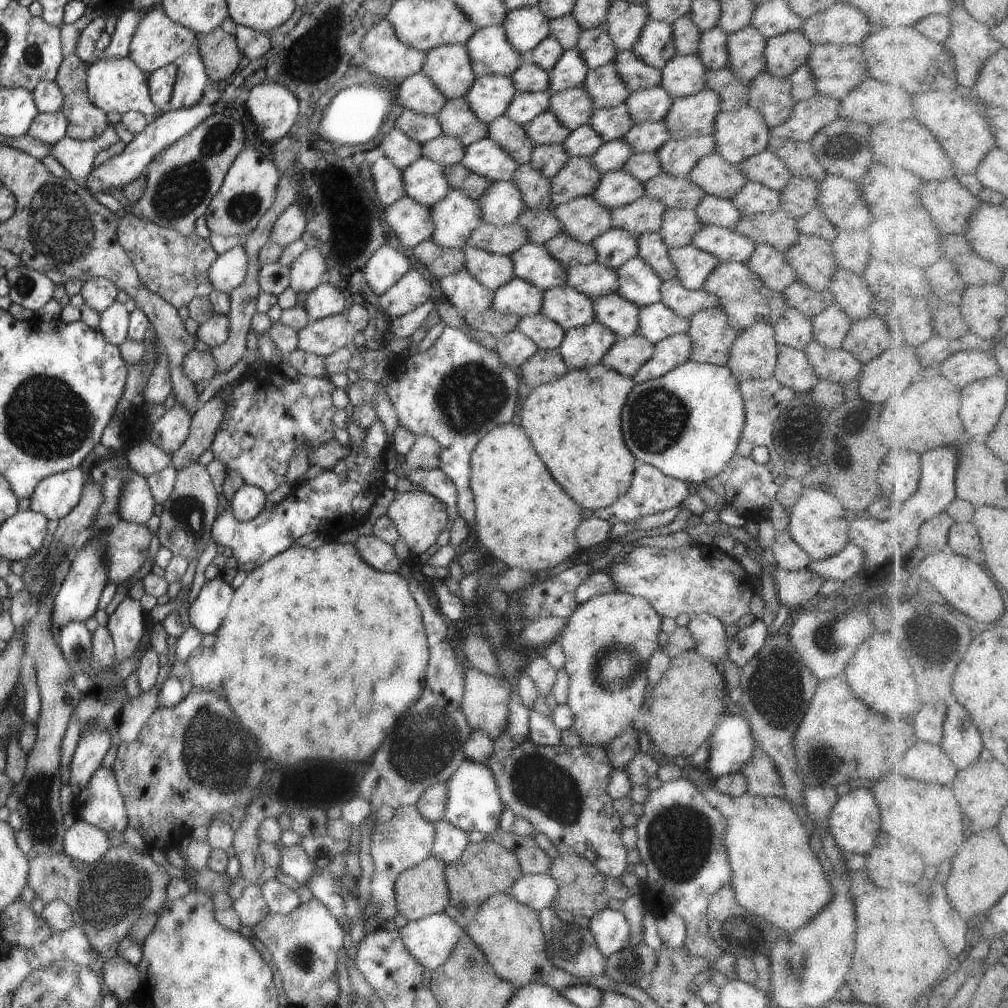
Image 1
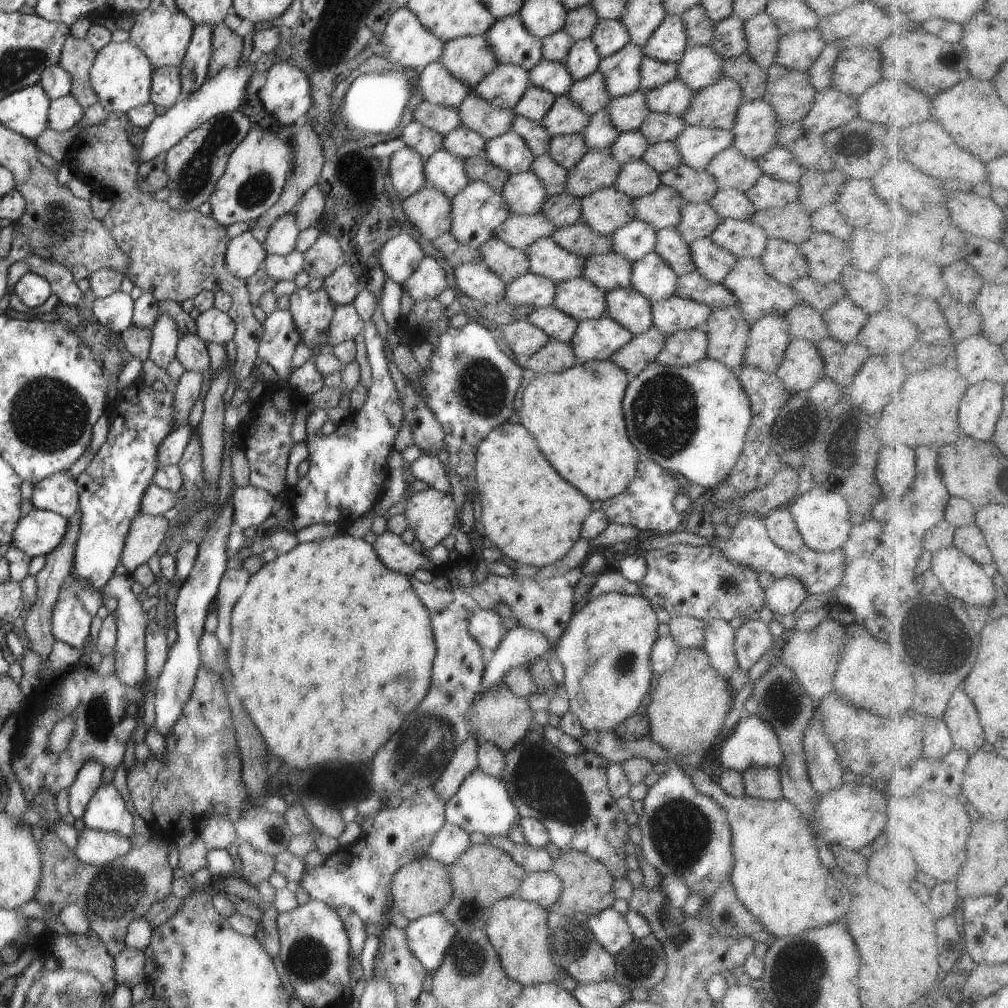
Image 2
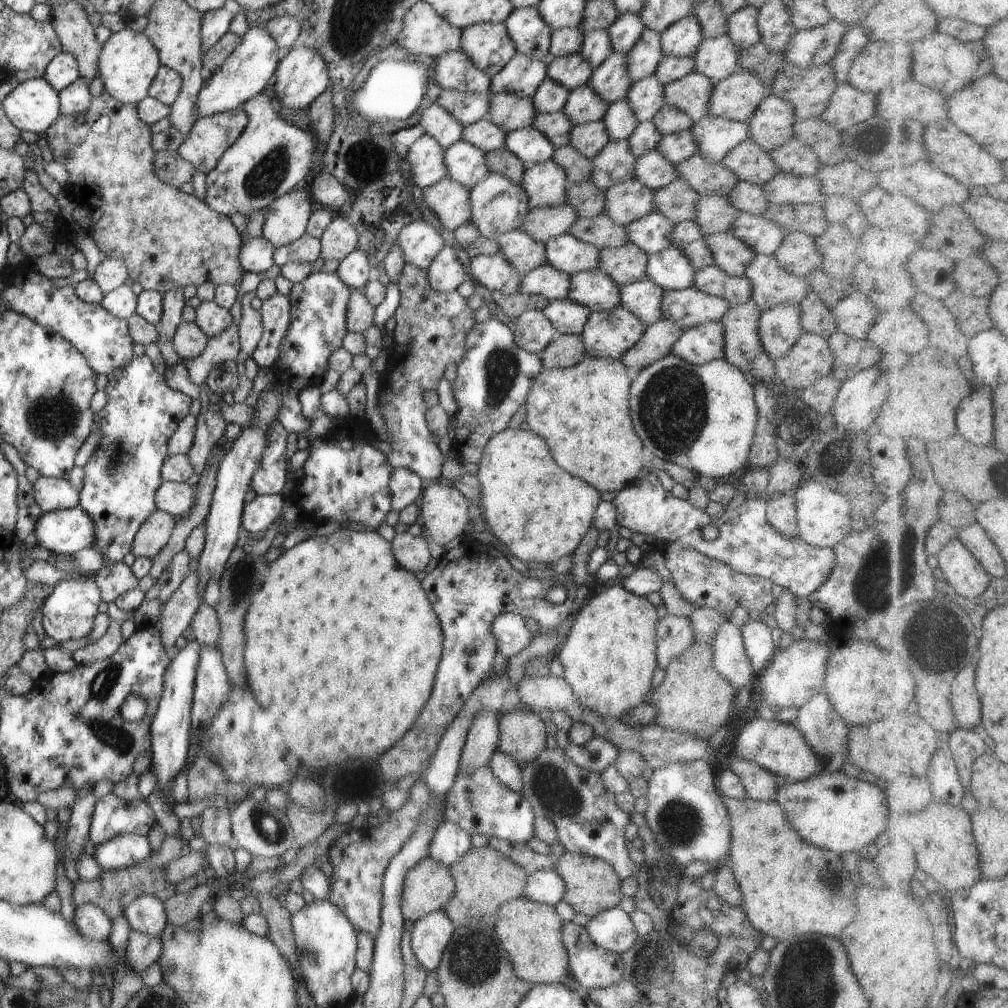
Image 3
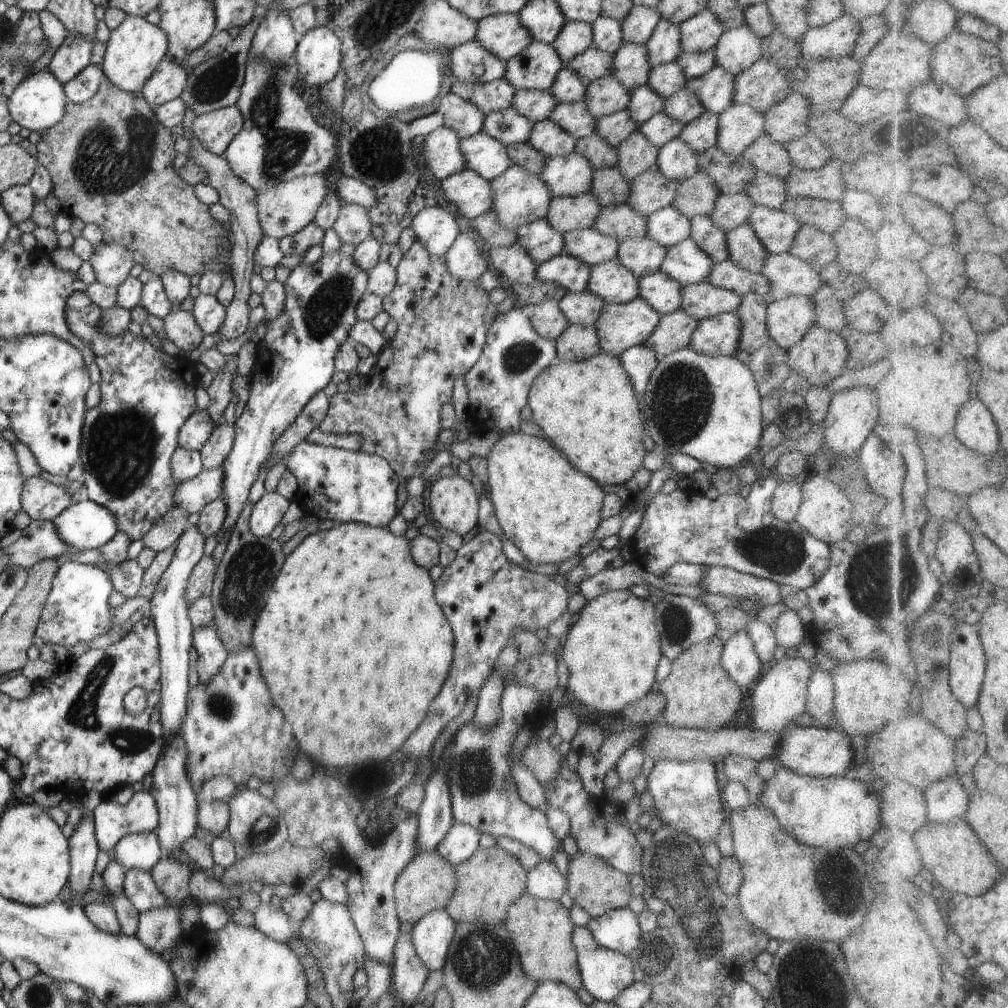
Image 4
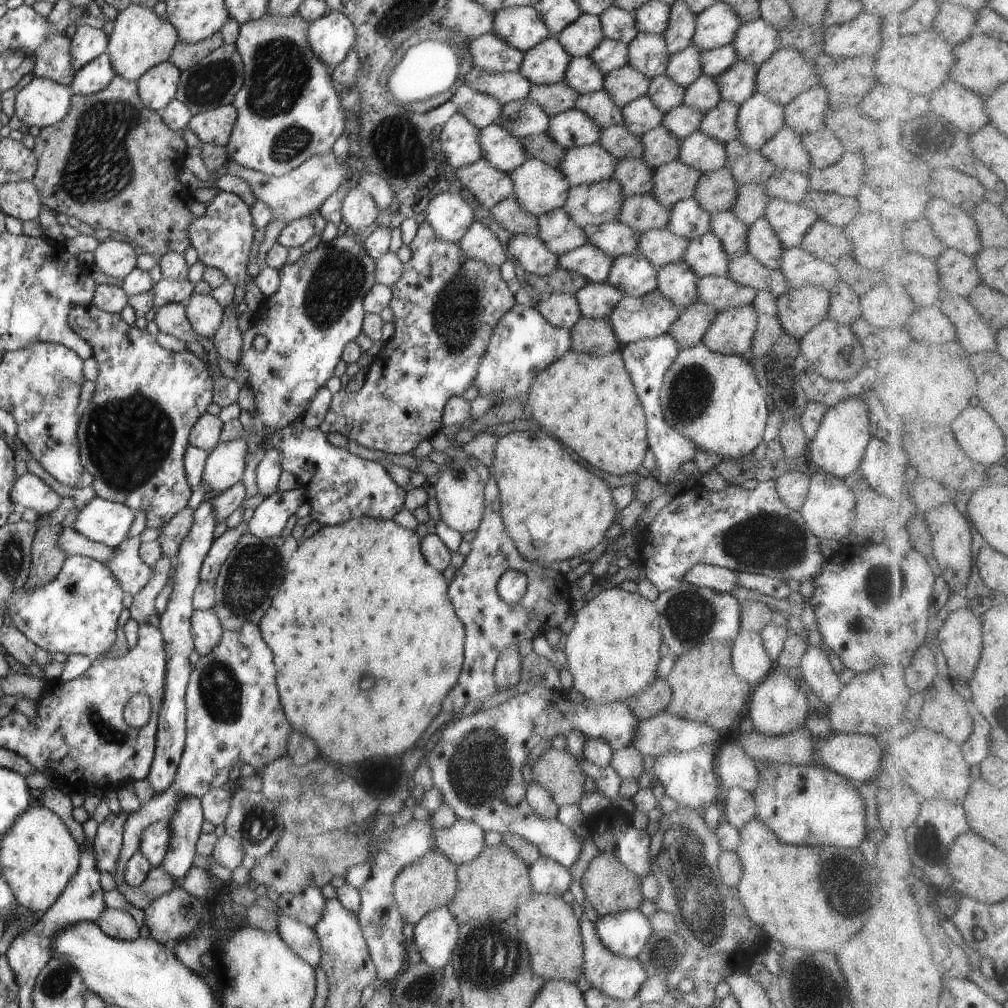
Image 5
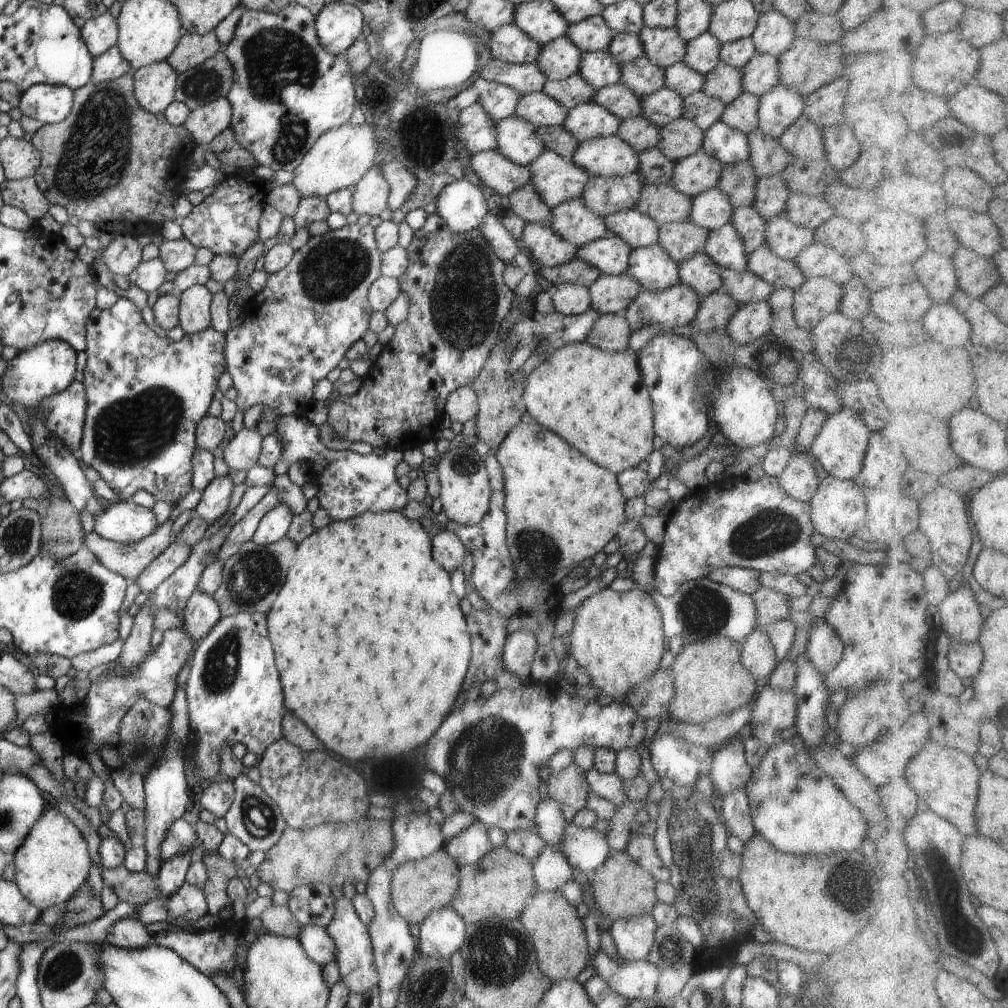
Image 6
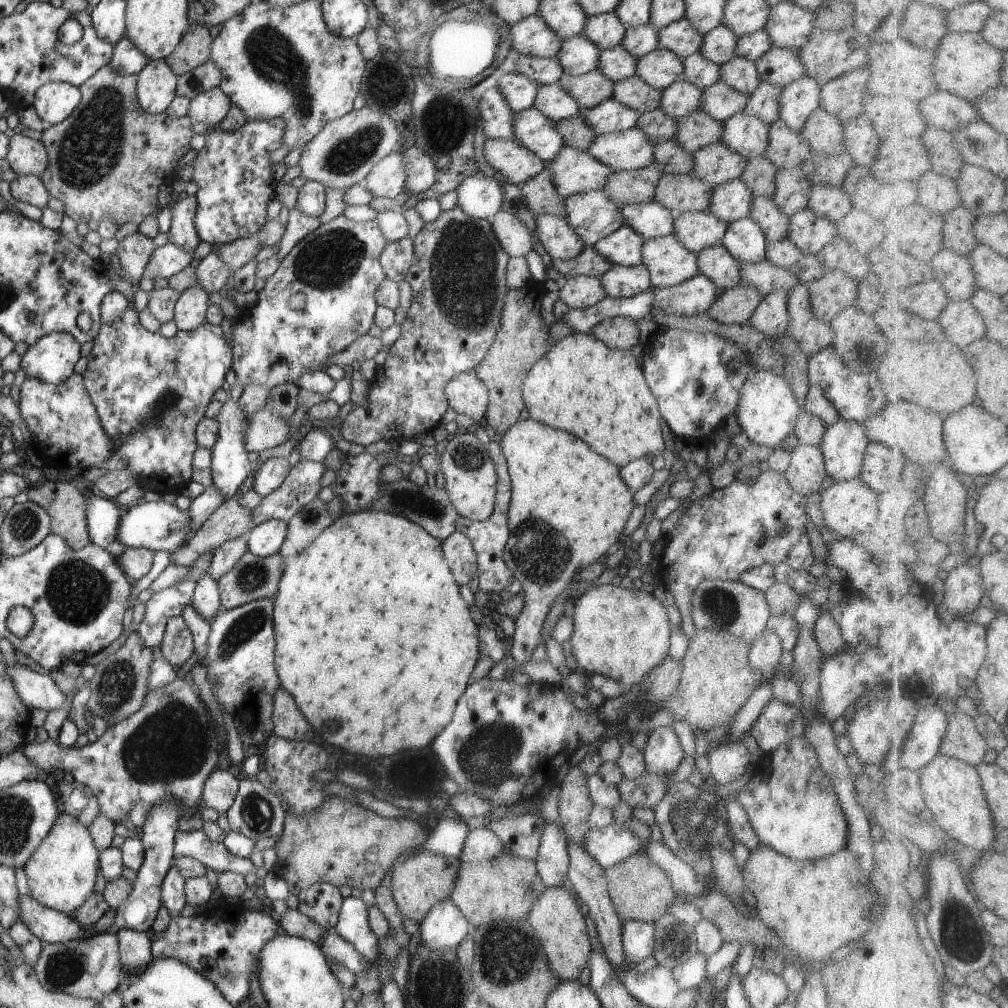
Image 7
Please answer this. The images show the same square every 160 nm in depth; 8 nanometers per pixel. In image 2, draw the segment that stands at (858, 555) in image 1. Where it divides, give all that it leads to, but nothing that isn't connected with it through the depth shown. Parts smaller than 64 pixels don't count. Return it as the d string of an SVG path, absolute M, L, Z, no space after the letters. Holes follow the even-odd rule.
M747 512L742 513L739 517L738 523L731 528L732 536L728 540L717 536L711 538L716 539L714 540L716 544L712 545L712 548L718 549L719 553L726 558L749 566L754 572L769 572L776 579L778 577L797 578L797 581L807 586L809 594L833 591L842 582L847 564L844 549L821 553L811 548L803 548L800 552L790 554L772 542L763 518Z

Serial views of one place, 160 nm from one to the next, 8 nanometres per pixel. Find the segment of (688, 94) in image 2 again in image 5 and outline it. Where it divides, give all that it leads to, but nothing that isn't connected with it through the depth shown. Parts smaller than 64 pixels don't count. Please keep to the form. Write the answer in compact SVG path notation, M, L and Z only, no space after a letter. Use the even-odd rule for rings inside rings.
M736 61L728 70L713 77L716 81L722 101L728 101L740 106L755 93L757 66Z

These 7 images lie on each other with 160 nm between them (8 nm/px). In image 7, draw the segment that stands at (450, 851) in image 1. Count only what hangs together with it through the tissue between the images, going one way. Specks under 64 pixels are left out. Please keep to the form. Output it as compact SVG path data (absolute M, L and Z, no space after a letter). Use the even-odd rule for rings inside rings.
M488 826L477 827L468 833L458 860L468 864L479 863L493 859L502 852L506 852L505 846L494 831Z

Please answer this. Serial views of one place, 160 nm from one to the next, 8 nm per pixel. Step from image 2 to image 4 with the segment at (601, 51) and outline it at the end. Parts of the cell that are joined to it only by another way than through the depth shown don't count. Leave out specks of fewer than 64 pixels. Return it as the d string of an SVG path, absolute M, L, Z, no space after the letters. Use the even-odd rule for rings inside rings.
M632 6L621 22L623 42L645 45L660 19L660 13L654 7Z

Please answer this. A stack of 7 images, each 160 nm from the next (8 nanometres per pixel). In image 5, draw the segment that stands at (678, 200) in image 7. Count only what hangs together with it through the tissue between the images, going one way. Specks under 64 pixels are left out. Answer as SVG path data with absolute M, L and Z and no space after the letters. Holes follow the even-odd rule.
M650 194L634 195L624 199L617 220L638 233L665 229L672 207L662 206Z

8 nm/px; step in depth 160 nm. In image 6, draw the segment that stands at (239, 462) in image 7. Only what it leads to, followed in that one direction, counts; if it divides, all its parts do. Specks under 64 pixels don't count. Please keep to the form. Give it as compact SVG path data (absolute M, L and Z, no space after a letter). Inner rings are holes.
M228 475L217 478L208 484L201 493L201 499L197 507L193 508L195 516L200 517L208 525L214 524L225 512L230 504L230 495L234 484Z

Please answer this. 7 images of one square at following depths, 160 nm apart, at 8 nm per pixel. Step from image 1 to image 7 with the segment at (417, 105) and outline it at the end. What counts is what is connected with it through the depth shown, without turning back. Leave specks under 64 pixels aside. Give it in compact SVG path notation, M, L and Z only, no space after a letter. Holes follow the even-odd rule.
M530 15L518 21L509 30L511 49L529 57L555 57L564 42L538 15Z

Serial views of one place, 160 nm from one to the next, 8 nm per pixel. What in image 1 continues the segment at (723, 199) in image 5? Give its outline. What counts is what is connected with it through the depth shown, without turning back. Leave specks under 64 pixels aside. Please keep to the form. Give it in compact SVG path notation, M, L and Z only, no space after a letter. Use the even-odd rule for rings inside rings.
M642 196L626 206L611 210L612 227L627 230L636 237L658 233L666 209L660 200Z

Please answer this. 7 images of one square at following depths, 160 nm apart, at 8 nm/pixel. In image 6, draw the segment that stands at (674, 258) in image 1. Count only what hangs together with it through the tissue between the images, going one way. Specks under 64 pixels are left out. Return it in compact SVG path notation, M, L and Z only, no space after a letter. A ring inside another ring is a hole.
M781 212L766 221L764 244L778 258L794 261L802 249L813 243L813 232L794 224Z

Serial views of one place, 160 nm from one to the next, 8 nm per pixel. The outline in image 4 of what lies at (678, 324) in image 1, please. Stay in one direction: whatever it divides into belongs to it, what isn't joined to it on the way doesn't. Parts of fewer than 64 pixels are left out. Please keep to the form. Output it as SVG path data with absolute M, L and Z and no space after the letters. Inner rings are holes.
M708 281L684 285L681 288L680 310L697 321L736 310L741 296L712 286Z

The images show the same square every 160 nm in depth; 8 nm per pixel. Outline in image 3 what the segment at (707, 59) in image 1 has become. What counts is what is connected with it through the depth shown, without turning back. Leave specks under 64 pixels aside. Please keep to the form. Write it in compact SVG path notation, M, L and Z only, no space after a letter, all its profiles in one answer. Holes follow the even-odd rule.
M744 6L741 10L728 15L727 36L732 38L732 44L742 51L759 44L762 34L758 30L758 8Z

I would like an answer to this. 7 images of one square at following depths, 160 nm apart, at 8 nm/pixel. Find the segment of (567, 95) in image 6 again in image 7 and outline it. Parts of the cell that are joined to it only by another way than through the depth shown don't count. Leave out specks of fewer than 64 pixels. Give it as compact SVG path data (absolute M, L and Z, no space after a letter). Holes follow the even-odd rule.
M594 69L575 77L563 72L556 84L576 99L580 109L589 109L598 106L608 97L611 98L616 83L606 74L603 75L598 69Z

